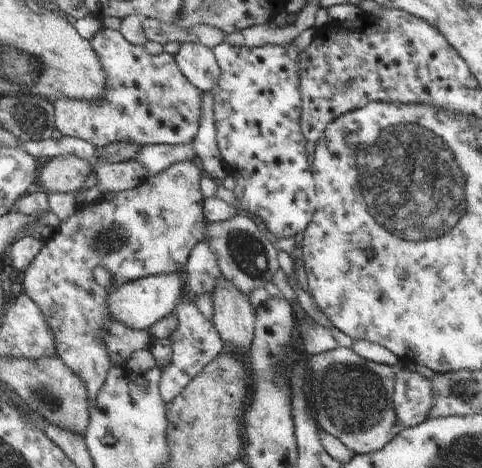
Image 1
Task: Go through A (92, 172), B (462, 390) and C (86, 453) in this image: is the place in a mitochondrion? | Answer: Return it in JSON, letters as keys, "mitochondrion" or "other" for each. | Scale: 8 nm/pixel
{"A":"other","B":"mitochondrion","C":"other"}

